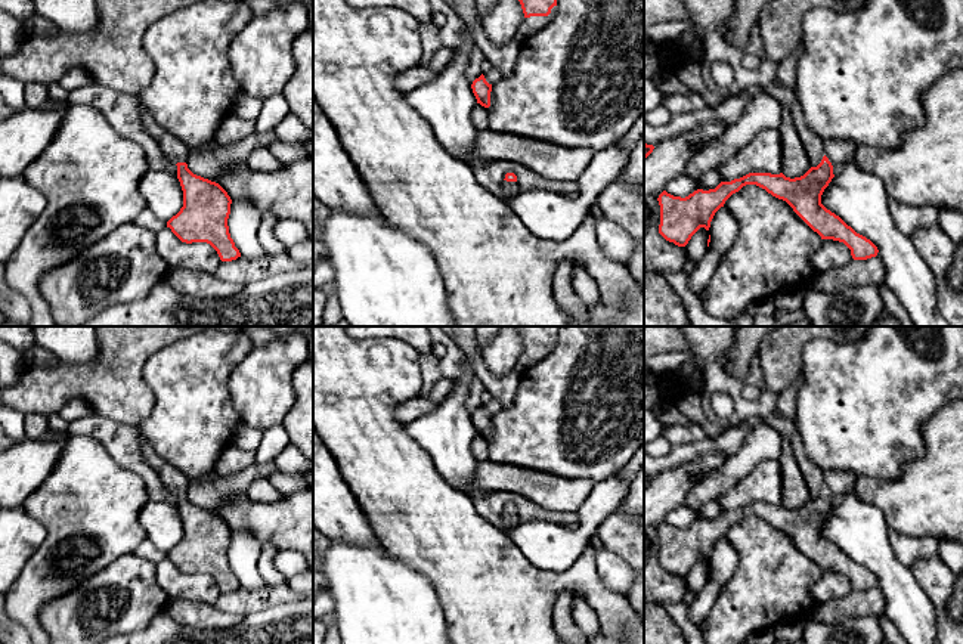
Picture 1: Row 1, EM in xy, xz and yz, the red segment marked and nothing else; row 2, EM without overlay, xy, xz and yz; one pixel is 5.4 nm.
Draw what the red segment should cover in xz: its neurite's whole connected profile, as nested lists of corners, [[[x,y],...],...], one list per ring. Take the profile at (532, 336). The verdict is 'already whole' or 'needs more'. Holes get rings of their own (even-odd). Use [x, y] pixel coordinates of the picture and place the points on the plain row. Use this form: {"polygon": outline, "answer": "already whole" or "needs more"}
{"polygon": [[[514,326],[523,340],[524,352],[517,360],[515,371],[523,375],[535,363],[545,359],[557,341],[557,326]]], "answer": "needs more"}

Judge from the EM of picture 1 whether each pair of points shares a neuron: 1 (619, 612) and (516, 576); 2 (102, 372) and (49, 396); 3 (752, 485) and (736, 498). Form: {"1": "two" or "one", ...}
{"1": "one", "2": "one", "3": "one"}

